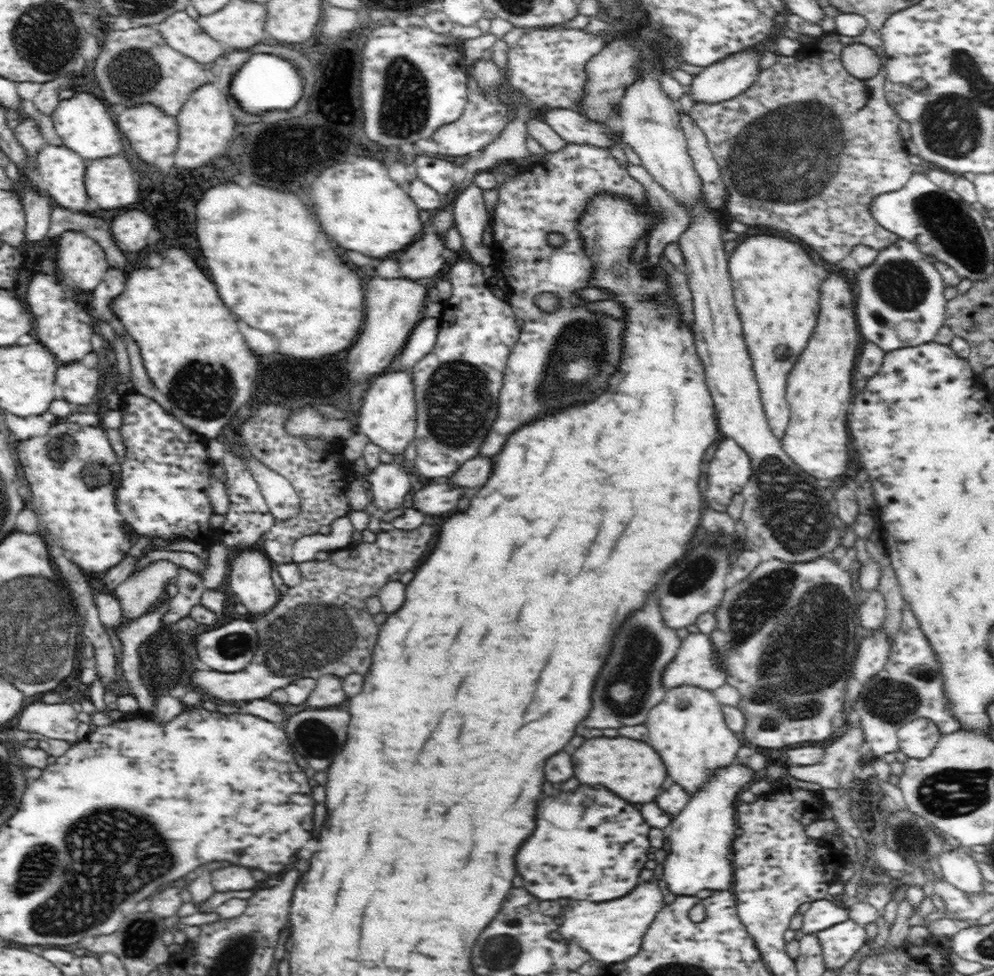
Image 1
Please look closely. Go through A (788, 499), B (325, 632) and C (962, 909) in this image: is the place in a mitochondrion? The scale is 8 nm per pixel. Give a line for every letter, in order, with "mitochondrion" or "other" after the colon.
A: mitochondrion
B: mitochondrion
C: other

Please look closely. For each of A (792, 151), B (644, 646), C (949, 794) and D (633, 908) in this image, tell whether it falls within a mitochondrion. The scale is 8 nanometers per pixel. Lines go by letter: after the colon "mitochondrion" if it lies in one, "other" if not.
A: mitochondrion
B: mitochondrion
C: mitochondrion
D: other

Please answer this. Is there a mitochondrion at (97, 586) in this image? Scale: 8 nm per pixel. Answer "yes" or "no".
no

